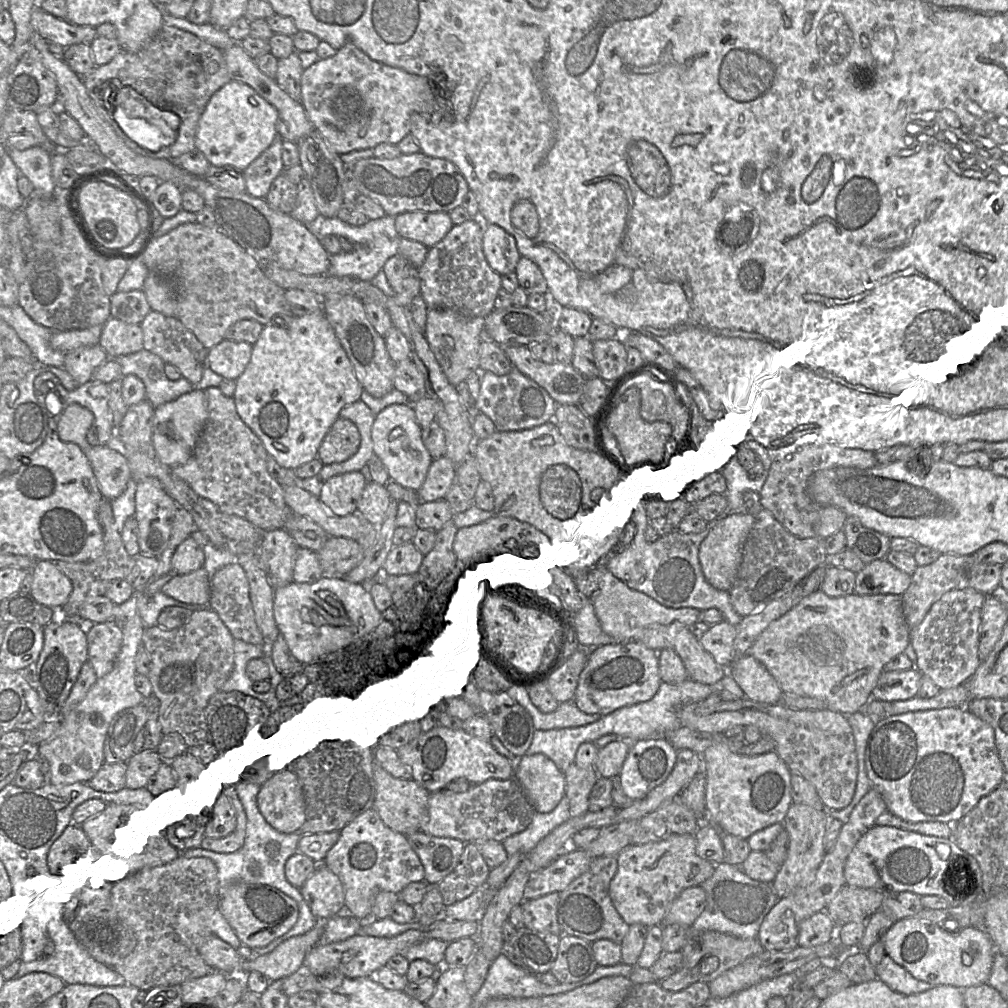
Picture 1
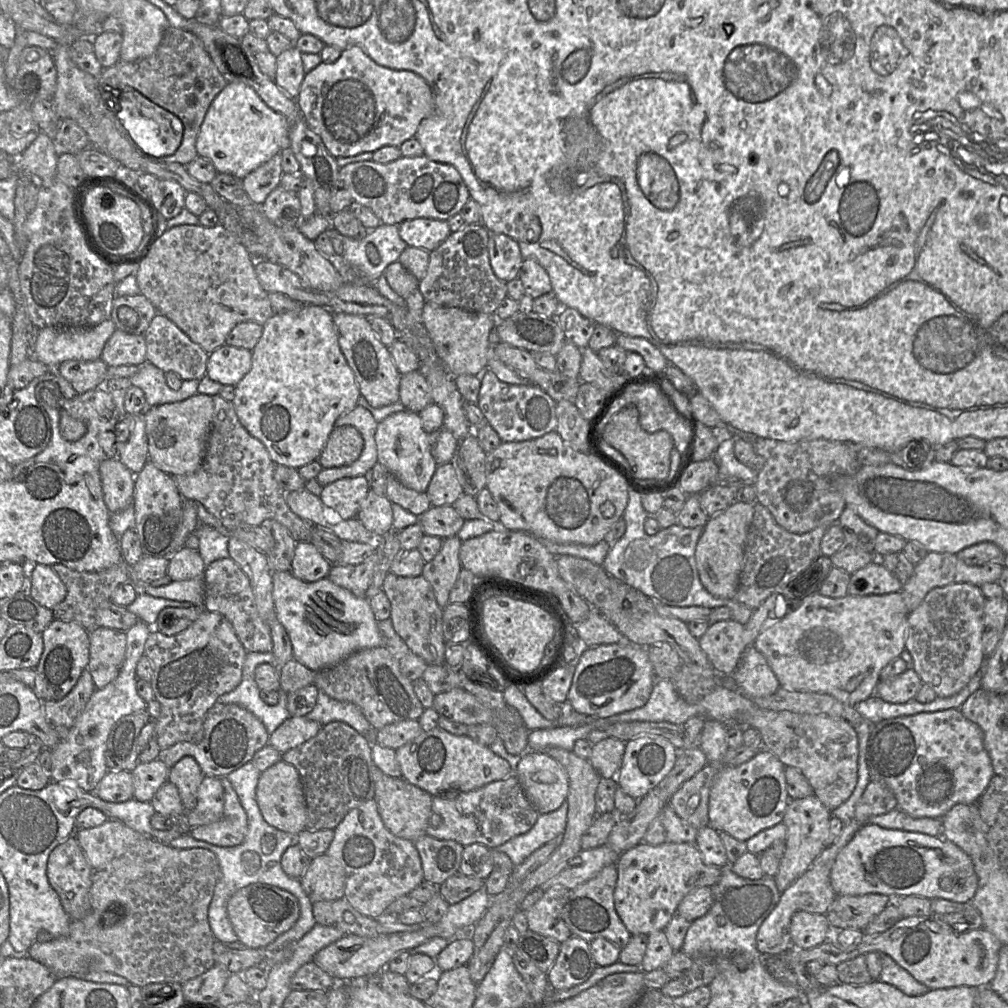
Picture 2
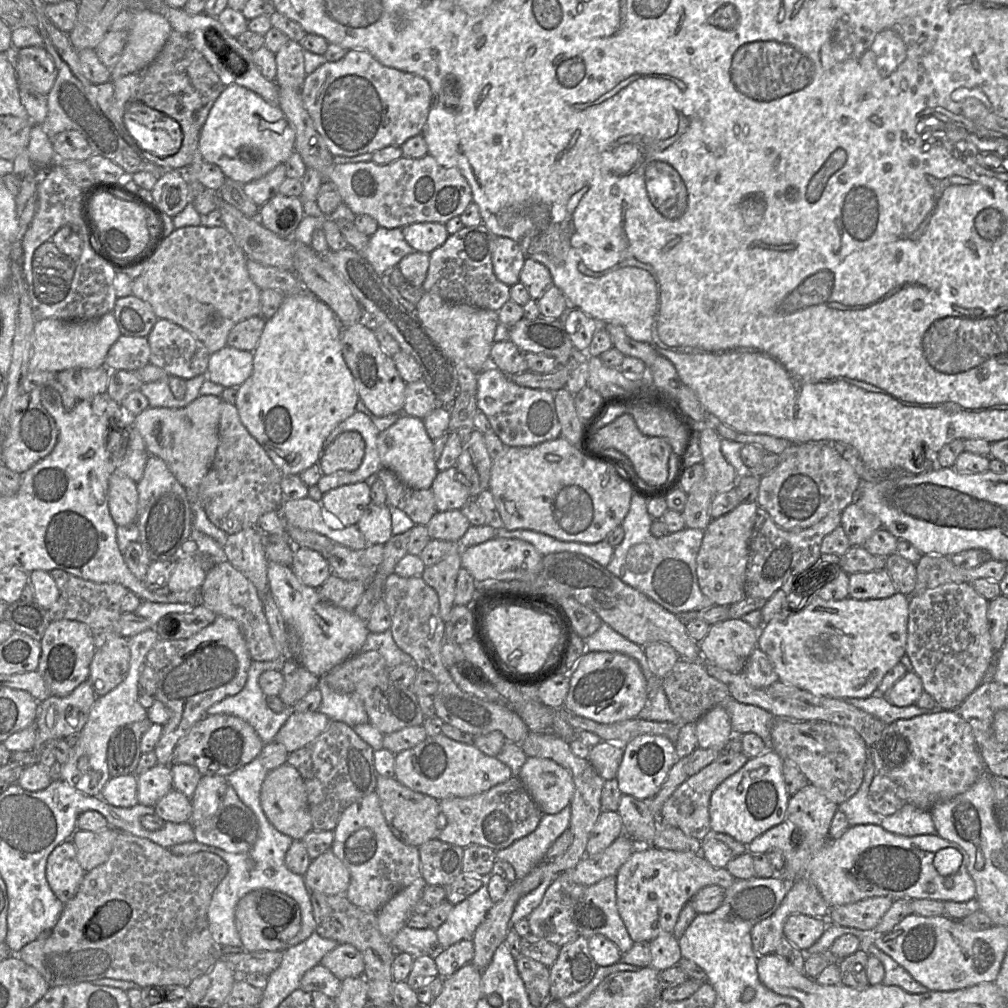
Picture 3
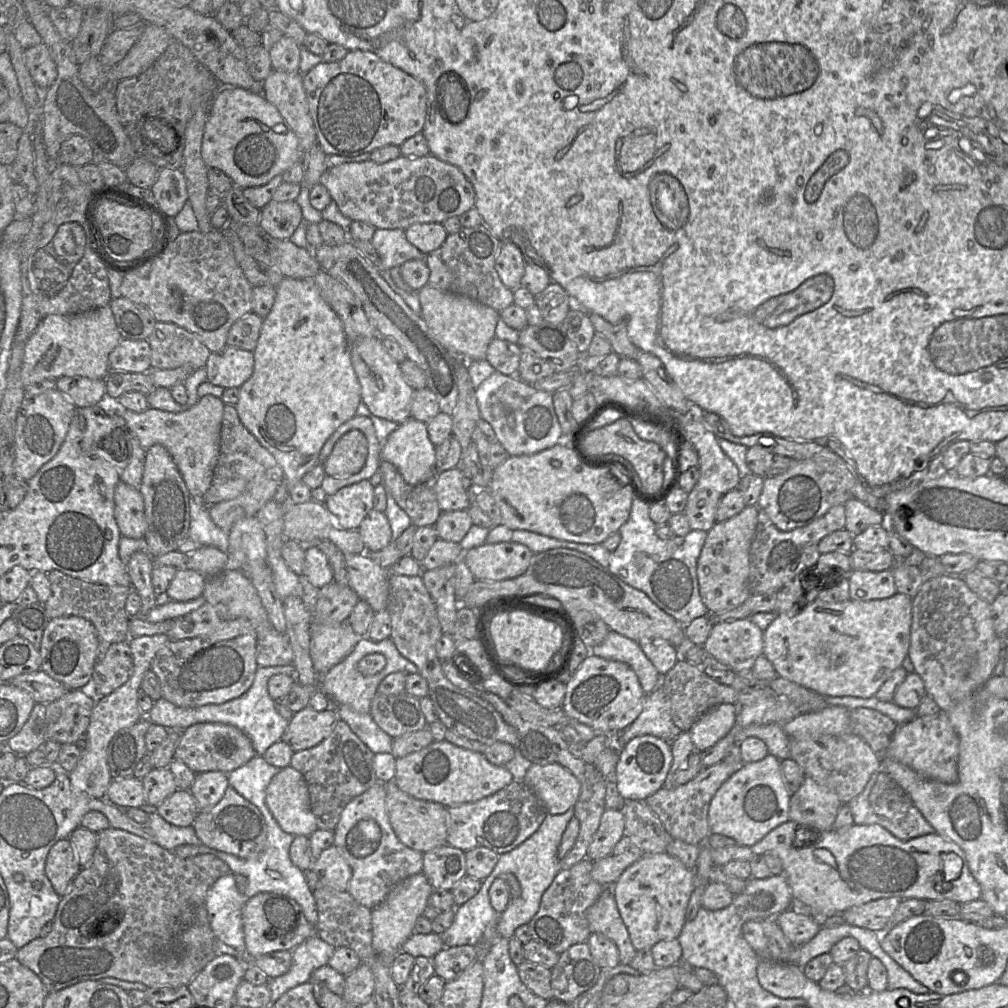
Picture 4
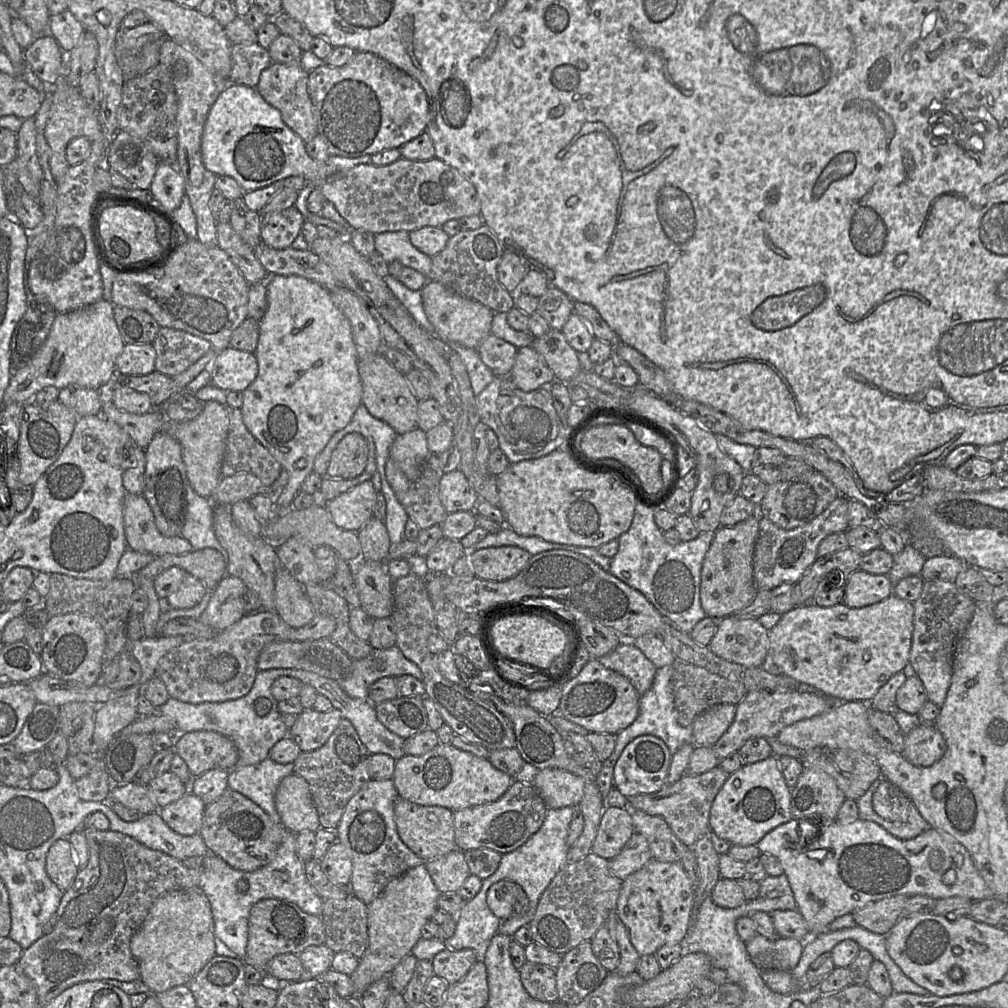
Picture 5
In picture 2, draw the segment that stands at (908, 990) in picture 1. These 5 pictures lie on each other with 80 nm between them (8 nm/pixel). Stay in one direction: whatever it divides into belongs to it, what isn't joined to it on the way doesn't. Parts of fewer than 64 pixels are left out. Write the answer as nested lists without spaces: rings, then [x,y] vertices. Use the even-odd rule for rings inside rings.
[[[880,953],[882,970],[879,976],[881,982],[893,985],[908,996],[919,996],[930,989],[918,982],[907,970],[897,964],[889,955]]]

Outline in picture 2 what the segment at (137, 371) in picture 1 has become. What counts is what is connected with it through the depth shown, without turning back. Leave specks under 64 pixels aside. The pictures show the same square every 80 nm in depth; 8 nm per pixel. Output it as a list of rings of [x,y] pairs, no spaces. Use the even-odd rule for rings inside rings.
[[[148,361],[138,366],[139,371],[129,379],[132,385],[143,390],[148,407],[179,402],[199,393],[198,379],[184,380],[179,390],[173,390],[168,386],[163,370]]]

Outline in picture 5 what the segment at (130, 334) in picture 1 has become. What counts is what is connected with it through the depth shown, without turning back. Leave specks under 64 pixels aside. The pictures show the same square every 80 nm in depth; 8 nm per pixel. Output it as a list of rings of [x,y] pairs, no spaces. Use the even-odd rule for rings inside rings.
[[[151,343],[124,344],[116,359],[116,373],[122,375],[148,375],[155,371],[156,352]]]

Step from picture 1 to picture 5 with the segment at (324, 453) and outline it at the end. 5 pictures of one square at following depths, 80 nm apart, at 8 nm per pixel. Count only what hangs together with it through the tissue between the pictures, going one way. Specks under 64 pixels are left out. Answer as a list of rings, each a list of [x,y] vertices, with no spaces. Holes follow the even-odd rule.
[[[357,432],[346,434],[334,448],[325,477],[351,480],[360,476],[367,465],[368,449]]]

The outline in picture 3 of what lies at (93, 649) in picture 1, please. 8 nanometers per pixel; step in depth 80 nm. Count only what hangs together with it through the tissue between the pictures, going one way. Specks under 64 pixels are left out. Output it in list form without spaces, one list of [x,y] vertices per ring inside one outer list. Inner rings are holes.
[[[120,634],[95,650],[89,680],[96,696],[103,696],[127,676],[130,665],[129,639]]]

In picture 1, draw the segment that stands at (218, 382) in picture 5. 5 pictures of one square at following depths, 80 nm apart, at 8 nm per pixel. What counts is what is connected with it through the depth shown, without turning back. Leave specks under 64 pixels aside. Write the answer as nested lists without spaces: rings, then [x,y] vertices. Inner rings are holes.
[[[224,339],[207,351],[207,367],[224,377],[237,380],[252,355],[252,344]]]

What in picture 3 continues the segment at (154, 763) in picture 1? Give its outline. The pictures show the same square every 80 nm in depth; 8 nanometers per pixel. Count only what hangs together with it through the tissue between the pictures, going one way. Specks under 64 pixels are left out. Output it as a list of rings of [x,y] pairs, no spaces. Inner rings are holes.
[[[156,764],[137,776],[138,803],[154,806],[168,794],[173,787],[173,777],[170,766]]]

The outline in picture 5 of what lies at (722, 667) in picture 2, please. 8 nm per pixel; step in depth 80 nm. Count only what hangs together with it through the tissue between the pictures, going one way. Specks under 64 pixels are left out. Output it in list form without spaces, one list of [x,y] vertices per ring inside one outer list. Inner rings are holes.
[[[722,618],[707,647],[718,657],[745,667],[761,667],[770,661],[768,630],[757,619]]]

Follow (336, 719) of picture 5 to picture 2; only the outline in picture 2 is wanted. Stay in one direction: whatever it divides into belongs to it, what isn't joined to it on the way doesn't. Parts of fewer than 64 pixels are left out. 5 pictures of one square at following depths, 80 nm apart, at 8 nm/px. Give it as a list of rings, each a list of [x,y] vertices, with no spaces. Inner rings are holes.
[[[306,716],[289,717],[269,736],[268,744],[284,754],[315,737],[322,727]]]

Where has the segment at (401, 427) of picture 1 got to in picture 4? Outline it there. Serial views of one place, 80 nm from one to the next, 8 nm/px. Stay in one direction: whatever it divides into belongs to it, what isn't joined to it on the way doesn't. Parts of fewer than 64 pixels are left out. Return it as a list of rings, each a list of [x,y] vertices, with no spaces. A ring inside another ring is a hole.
[[[409,418],[389,434],[381,449],[381,459],[392,463],[406,483],[418,485],[436,476],[435,446],[428,437],[427,425],[414,418]]]

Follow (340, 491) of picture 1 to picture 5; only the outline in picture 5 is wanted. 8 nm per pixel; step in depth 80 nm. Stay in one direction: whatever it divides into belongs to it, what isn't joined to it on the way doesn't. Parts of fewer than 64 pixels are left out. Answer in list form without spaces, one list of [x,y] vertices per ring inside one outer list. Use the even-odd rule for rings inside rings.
[[[371,480],[365,481],[327,501],[325,508],[338,527],[358,532],[374,517],[377,493]]]

